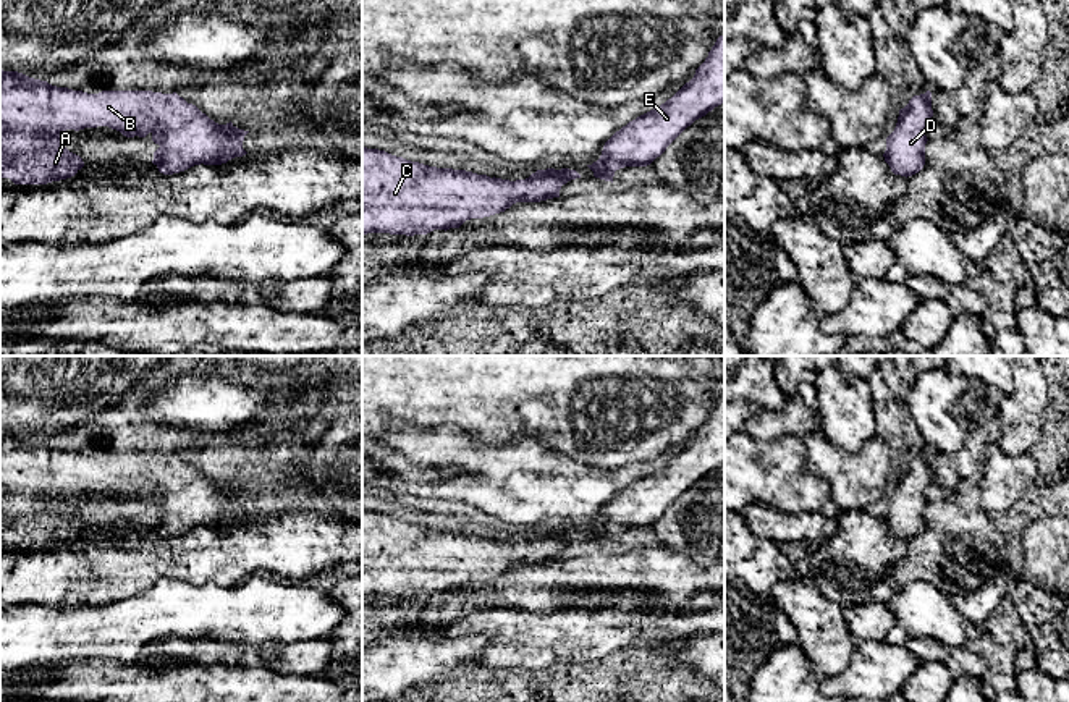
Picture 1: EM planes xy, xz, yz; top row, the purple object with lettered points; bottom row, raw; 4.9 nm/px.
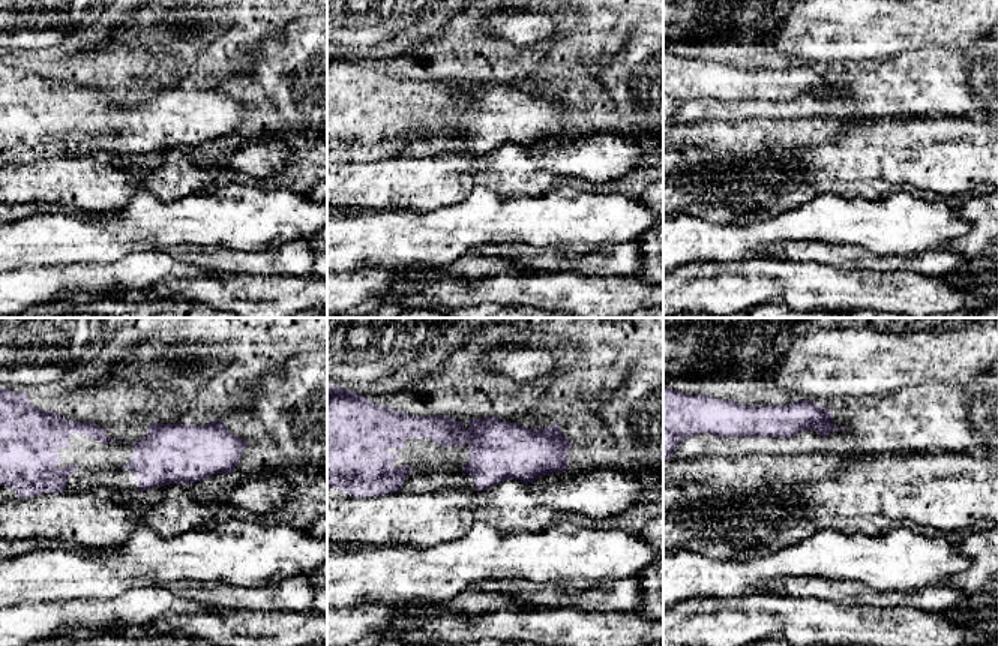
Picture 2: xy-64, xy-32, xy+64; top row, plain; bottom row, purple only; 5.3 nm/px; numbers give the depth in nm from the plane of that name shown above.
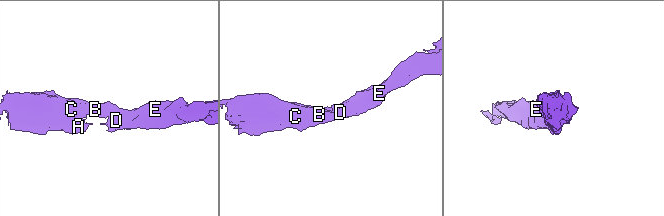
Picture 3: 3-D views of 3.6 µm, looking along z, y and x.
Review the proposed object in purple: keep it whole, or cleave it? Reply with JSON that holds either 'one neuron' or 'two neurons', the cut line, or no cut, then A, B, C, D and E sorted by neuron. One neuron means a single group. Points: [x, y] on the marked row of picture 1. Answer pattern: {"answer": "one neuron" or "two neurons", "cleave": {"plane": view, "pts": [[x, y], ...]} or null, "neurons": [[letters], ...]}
{"answer": "one neuron", "cleave": null, "neurons": [["A", "B", "C", "D", "E"]]}

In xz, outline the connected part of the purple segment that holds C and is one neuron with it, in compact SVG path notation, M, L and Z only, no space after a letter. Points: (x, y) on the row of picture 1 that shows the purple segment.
M362 147L362 236L459 228L466 220L505 212L516 202L560 197L561 186L576 178L581 178L576 170L547 168L509 181Z

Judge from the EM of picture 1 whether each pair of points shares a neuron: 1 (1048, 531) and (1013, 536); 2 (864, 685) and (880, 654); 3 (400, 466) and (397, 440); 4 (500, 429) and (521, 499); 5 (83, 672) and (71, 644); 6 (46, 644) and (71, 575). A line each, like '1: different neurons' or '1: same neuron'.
1: different neurons
2: same neuron
3: different neurons
4: different neurons
5: different neurons
6: different neurons

